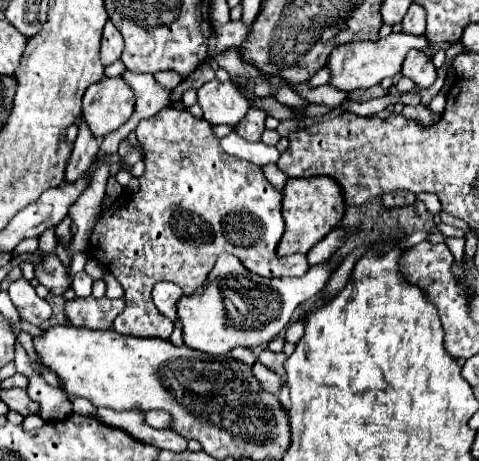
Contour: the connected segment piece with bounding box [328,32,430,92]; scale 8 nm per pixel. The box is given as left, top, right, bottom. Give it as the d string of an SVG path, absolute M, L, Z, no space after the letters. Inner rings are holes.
M398 32L398 34L388 34L382 40L376 42L350 42L344 46L338 46L328 60L328 68L332 72L332 86L338 90L356 90L356 88L370 88L374 84L380 84L386 76L396 76L402 68L404 56L408 54L408 50L426 50L430 46L430 40L422 34L422 36L414 36L414 34L406 34L406 32Z

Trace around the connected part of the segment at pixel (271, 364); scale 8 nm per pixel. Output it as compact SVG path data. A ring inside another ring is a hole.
M268 348L258 354L258 360L260 360L266 368L274 370L278 376L284 376L284 368L282 368L282 366L284 366L286 358L288 358L288 356L286 356L284 352L270 352Z

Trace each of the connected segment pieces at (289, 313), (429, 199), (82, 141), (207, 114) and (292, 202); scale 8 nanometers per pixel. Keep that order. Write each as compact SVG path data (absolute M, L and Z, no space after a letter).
M222 254L216 260L206 284L190 296L180 296L176 302L184 344L208 354L226 354L238 346L252 350L264 348L290 324L298 306L322 292L336 266L338 262L324 262L310 266L300 278L264 278L244 268L236 256Z
M418 194L418 200L420 202L424 202L426 204L426 208L436 216L440 210L442 210L442 204L440 204L440 200L438 200L438 196L436 194Z
M78 120L78 138L74 142L74 150L70 156L70 162L66 166L66 180L76 180L80 178L92 164L96 152L100 150L100 140L90 132L86 120Z
M206 82L198 88L198 104L204 112L204 118L210 124L226 124L236 126L240 124L242 116L246 116L250 102L244 98L242 90L236 84L228 82Z
M288 178L282 198L282 216L286 222L284 236L276 248L278 256L306 254L316 242L320 242L330 230L338 226L344 216L344 198L340 186L330 178Z

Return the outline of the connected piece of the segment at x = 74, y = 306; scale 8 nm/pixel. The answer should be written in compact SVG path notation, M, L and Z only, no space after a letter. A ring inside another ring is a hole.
M76 298L66 302L66 316L74 326L92 328L92 330L108 330L112 328L114 318L124 310L124 298Z

